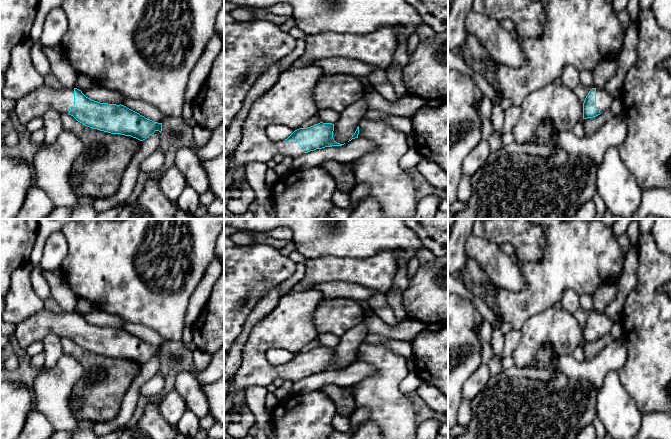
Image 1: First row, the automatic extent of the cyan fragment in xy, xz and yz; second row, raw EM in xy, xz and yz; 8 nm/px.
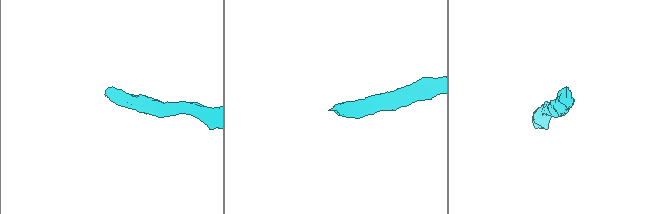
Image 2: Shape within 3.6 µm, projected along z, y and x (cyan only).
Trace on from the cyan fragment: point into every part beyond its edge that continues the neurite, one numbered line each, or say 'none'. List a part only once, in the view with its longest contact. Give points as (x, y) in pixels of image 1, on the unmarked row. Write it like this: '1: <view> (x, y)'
1: yz (603, 324)

